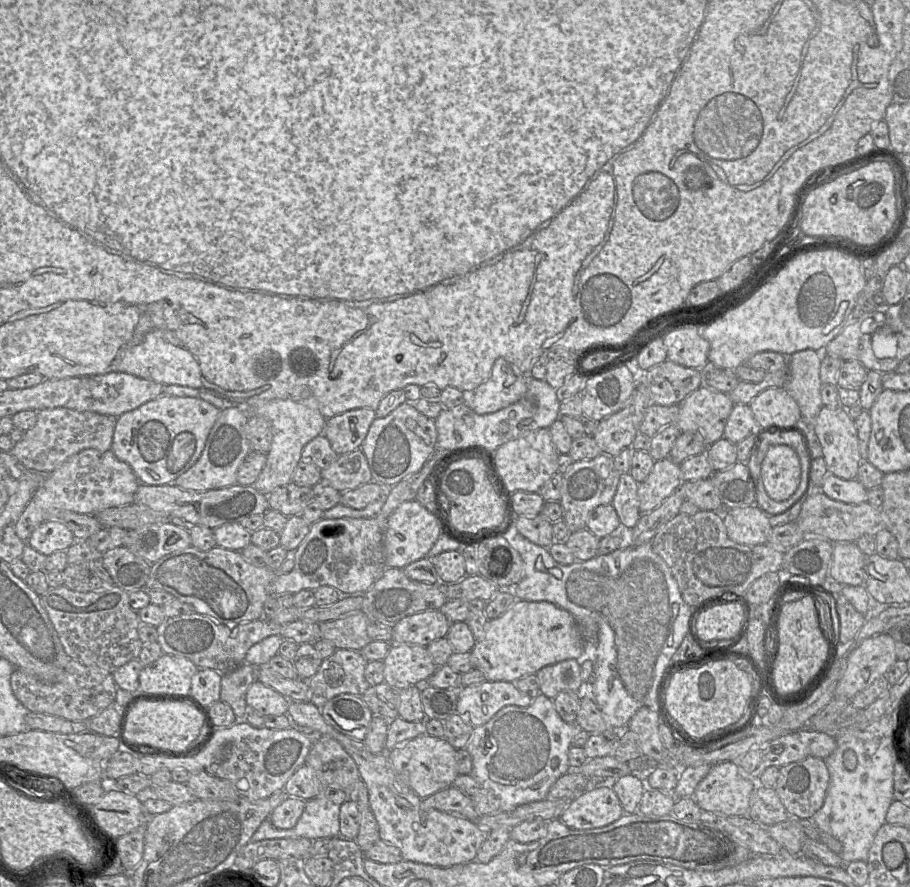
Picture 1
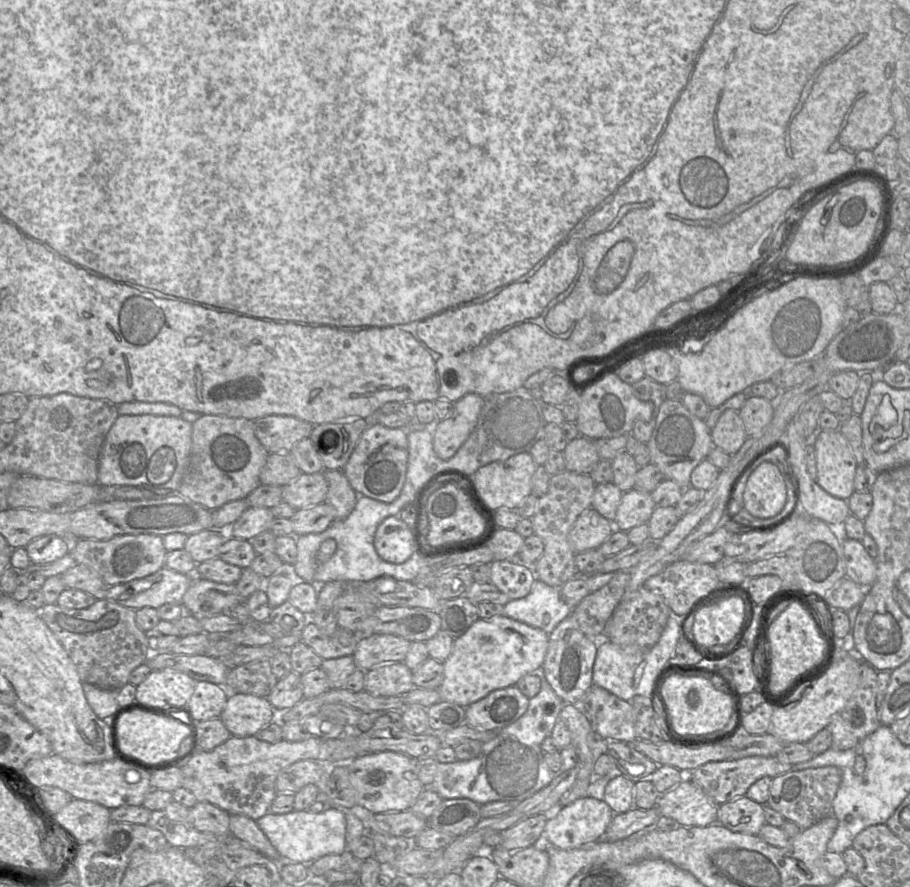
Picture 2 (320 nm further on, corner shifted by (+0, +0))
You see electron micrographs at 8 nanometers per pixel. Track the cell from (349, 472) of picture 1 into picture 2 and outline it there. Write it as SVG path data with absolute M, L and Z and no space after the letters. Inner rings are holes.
M324 472L301 473L283 487L282 501L300 510L325 502L328 484Z

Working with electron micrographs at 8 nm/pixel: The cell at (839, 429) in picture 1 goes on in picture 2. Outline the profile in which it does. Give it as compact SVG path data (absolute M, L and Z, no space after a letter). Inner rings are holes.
M819 430L816 436L807 439L807 445L813 445L816 453L816 483L828 494L848 500L855 492L854 478L858 464L845 436L840 430Z

